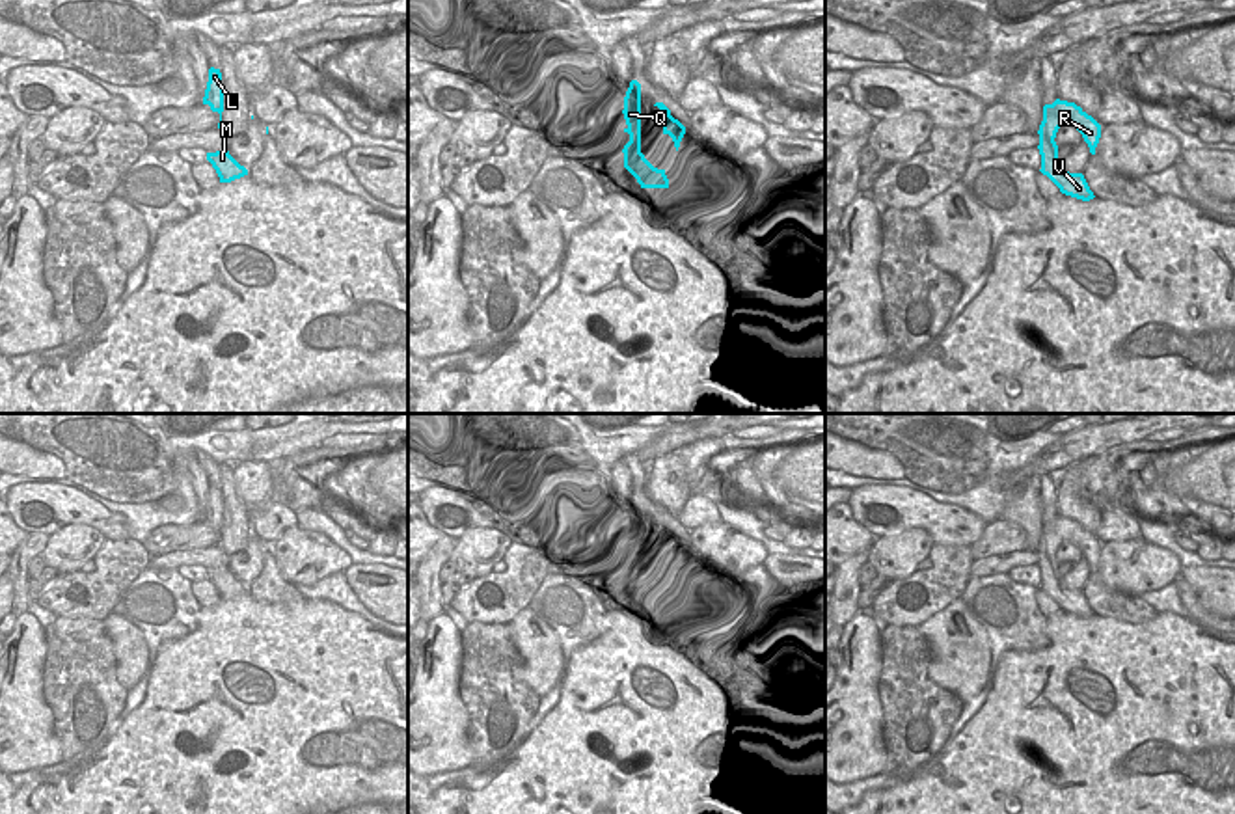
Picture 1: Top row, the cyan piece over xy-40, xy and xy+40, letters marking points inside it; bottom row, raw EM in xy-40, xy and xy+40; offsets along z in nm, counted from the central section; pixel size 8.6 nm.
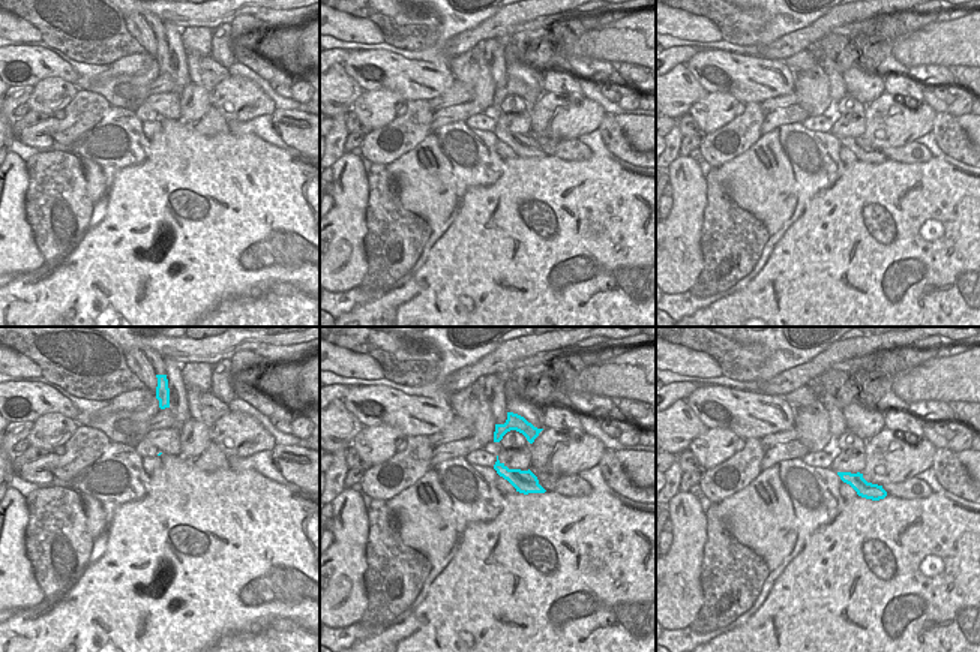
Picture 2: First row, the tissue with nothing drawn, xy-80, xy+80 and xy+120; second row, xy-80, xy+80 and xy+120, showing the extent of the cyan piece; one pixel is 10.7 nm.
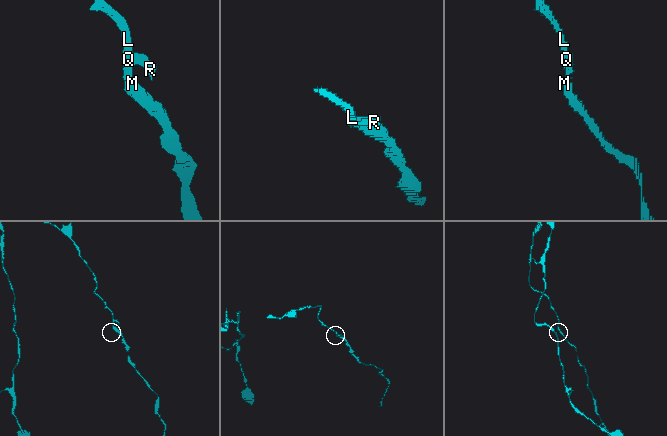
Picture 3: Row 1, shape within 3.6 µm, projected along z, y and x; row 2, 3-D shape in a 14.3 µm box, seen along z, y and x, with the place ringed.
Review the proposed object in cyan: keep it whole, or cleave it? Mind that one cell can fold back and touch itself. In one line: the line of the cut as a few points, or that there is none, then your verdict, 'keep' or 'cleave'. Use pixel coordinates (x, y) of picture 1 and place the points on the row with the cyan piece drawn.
no cut; keep

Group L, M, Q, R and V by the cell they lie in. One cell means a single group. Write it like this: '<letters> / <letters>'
L M Q R V

